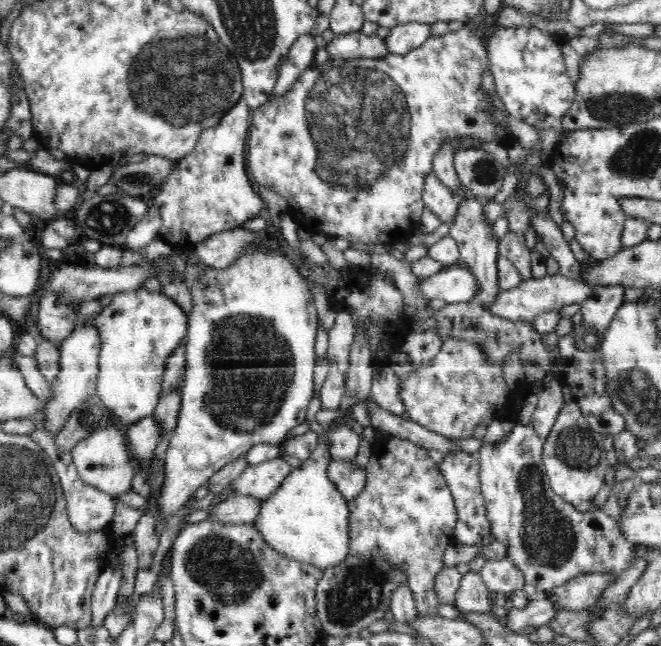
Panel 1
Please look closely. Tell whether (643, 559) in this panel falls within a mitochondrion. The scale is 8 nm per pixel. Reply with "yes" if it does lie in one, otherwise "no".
no

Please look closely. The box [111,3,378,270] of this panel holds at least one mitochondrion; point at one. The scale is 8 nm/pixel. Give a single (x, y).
(185, 80)

